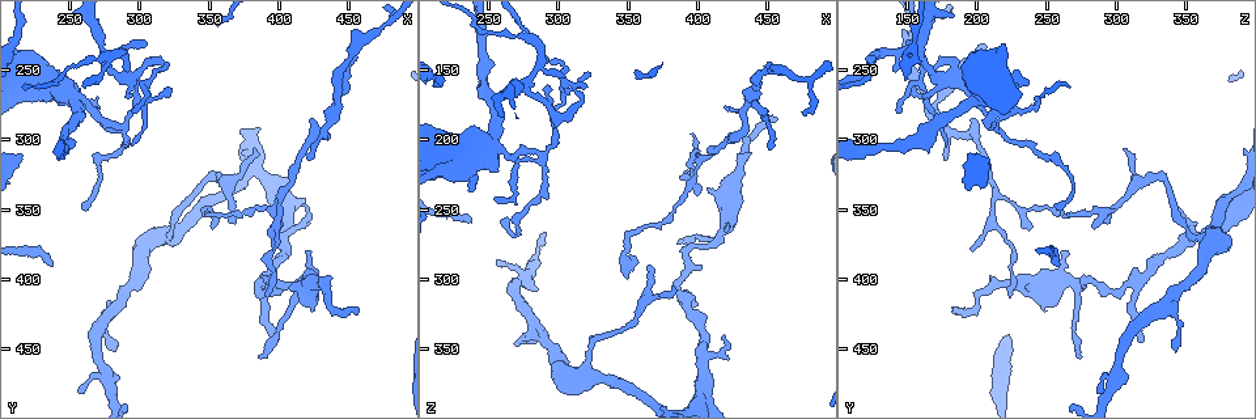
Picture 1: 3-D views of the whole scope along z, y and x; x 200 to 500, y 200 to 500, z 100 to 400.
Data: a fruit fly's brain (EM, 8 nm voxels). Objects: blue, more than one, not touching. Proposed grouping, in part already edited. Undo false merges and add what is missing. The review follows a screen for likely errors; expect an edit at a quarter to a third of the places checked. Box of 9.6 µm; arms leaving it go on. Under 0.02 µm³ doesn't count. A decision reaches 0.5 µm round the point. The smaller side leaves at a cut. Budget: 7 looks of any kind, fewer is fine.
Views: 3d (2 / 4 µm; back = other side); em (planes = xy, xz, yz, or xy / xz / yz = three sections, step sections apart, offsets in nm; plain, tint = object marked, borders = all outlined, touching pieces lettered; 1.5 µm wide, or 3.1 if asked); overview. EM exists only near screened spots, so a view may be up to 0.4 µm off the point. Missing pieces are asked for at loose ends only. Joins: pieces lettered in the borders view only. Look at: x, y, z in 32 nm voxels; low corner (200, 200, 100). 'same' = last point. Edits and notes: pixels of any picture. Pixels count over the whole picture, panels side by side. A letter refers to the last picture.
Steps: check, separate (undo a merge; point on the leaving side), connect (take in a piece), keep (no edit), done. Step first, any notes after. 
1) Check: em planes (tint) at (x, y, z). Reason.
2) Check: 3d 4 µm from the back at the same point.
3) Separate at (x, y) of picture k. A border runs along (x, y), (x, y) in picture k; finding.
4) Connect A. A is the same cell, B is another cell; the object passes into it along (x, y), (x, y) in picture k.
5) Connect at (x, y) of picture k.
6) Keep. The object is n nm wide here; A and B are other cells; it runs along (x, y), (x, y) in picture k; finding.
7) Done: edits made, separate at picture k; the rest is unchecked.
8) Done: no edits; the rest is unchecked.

Check: em planes (plain) at (394, 378, 198). Tapers out.

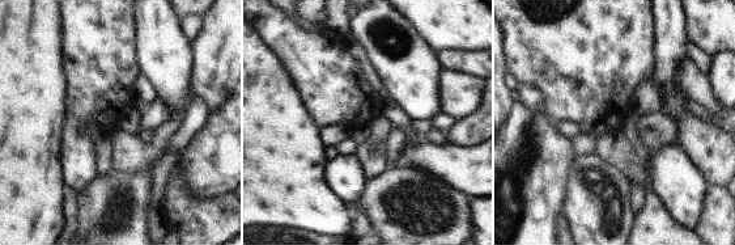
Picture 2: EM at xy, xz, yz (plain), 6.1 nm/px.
Check: em planes (borders) at the same point. See the neighbours.

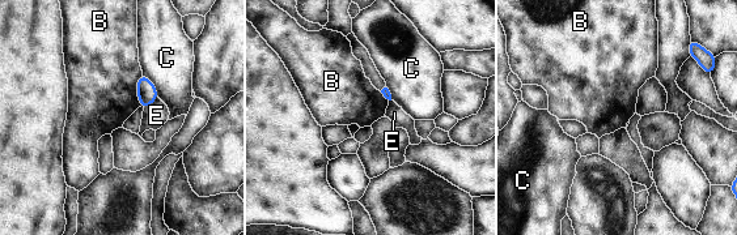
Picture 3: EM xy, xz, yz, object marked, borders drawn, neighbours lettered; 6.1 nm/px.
Keep. B, C and E are other cells; a border runs along (142, 73), (136, 82), (139, 106) in picture 3; no lettered piece goes on from it.

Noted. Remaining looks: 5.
Check: 3d 2 µm at (398, 444, 318). Thin end.

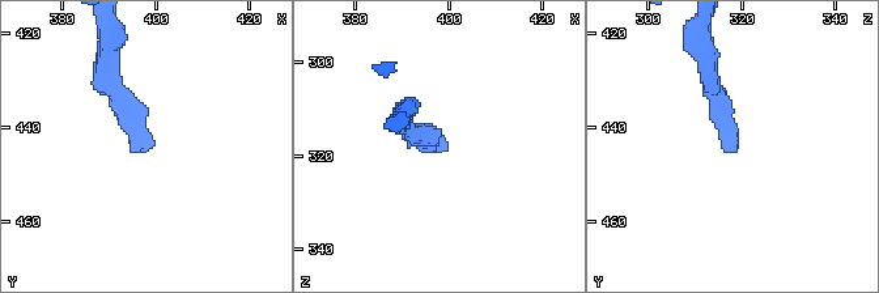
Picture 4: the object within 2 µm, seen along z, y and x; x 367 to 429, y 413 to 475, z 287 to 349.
Check: em yz step 8 (tint) at (400, 444, 318). Now the EM.

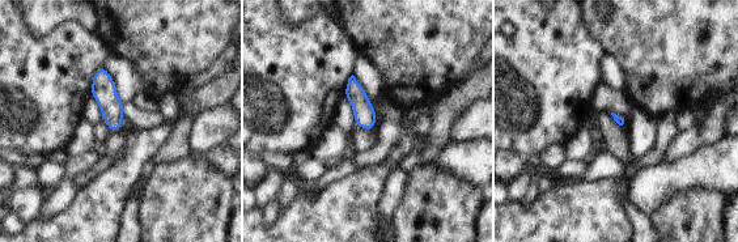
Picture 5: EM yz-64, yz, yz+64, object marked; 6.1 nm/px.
Check: em planes (borders) at the same point.

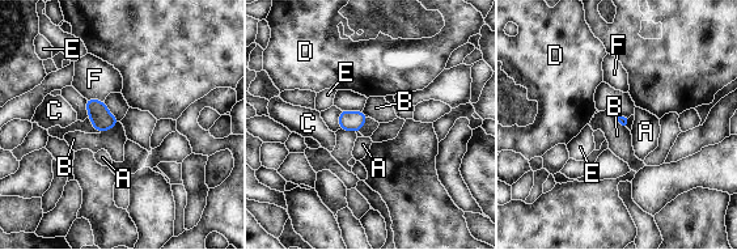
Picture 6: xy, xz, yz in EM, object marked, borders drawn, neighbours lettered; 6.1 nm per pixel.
Keep. A, B, C, D, E and F are other cells; a border runs along (119, 121), (101, 132) in picture 6; none of them fits.

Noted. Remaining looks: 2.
Check: 3d 2 µm at (440, 280, 168). Three-way junction.

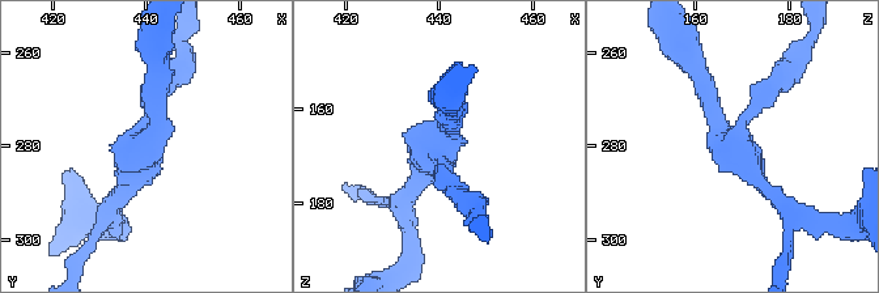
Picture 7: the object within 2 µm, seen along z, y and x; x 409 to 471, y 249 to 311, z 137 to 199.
Check: em xz step 8 (borders) at (439, 281, 169).

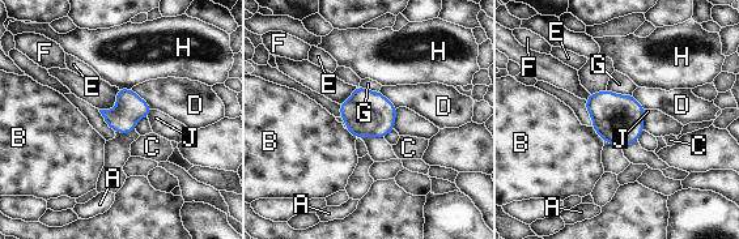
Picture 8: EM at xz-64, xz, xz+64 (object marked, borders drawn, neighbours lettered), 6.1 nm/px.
Keep. A, B, C, D, E, F, G, H and J are other cells; 3 arms meet here; one cell here.

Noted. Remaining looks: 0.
Done: no edits; the rest is unchecked.

